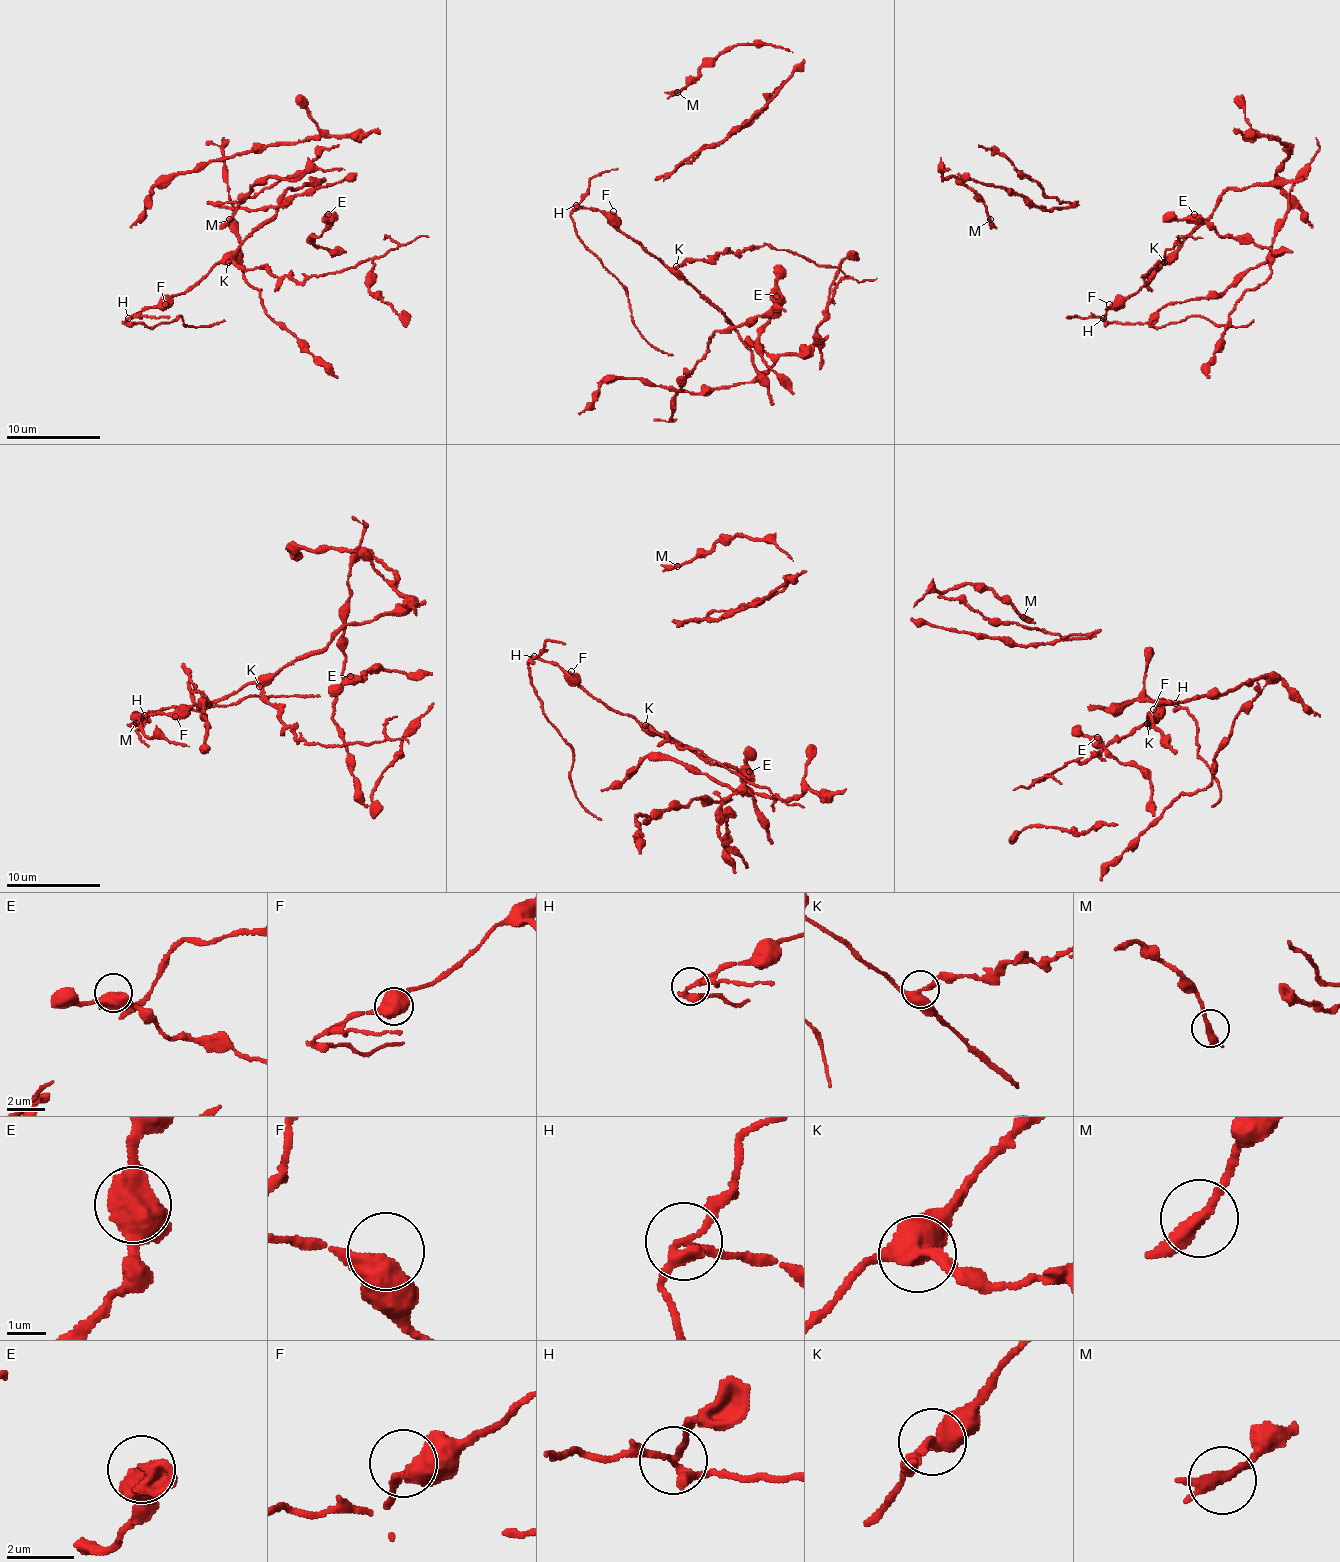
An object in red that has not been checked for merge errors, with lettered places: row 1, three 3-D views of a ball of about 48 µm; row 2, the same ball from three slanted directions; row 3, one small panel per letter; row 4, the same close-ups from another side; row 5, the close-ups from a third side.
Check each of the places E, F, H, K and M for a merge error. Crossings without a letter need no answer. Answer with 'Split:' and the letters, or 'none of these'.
Split: H, K

